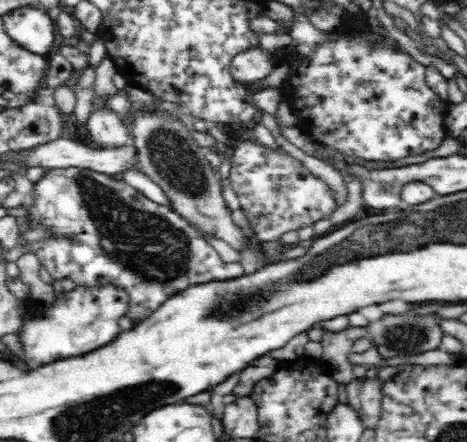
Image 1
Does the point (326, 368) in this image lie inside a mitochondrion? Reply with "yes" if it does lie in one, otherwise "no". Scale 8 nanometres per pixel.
no

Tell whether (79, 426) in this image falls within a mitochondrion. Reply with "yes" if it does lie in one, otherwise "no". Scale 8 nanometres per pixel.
yes

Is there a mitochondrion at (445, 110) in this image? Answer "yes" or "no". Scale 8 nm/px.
no

